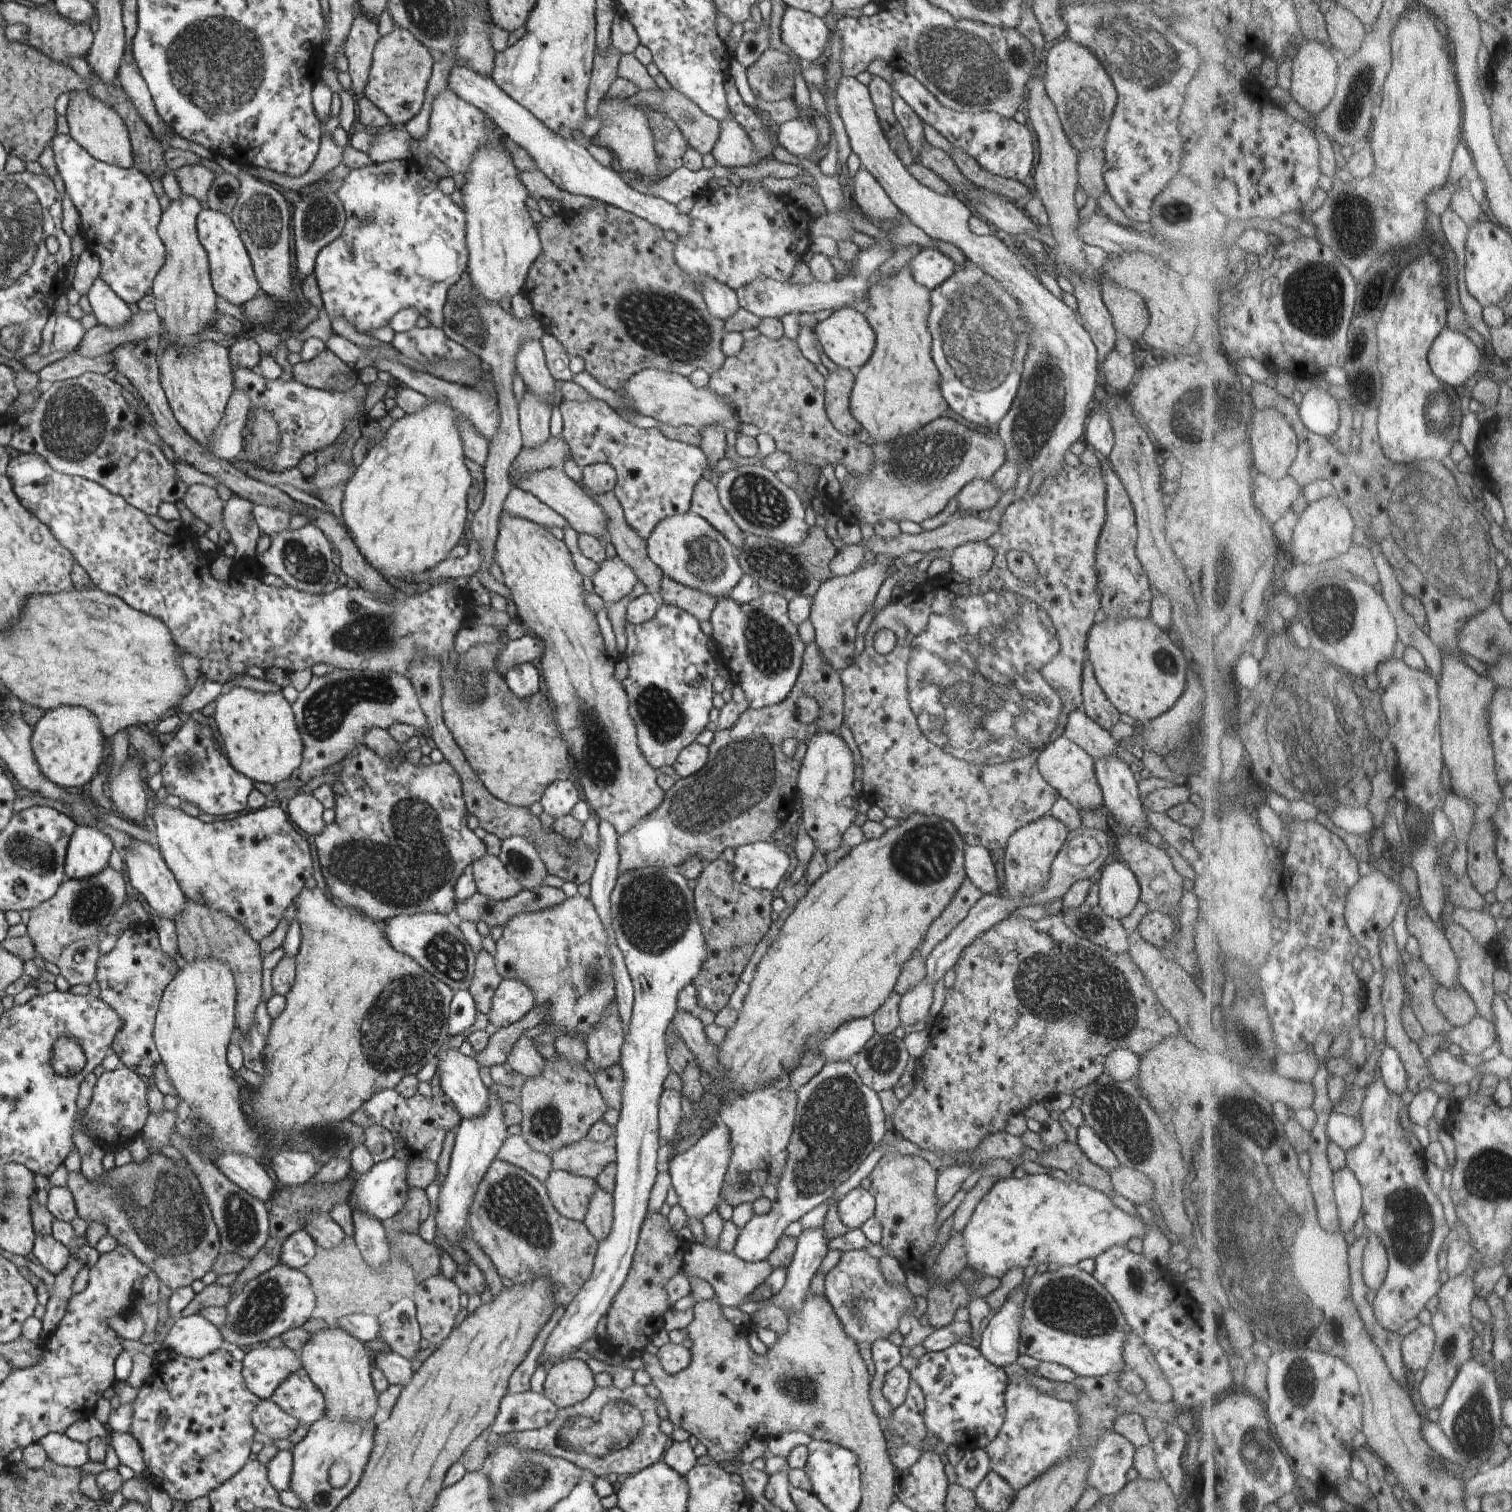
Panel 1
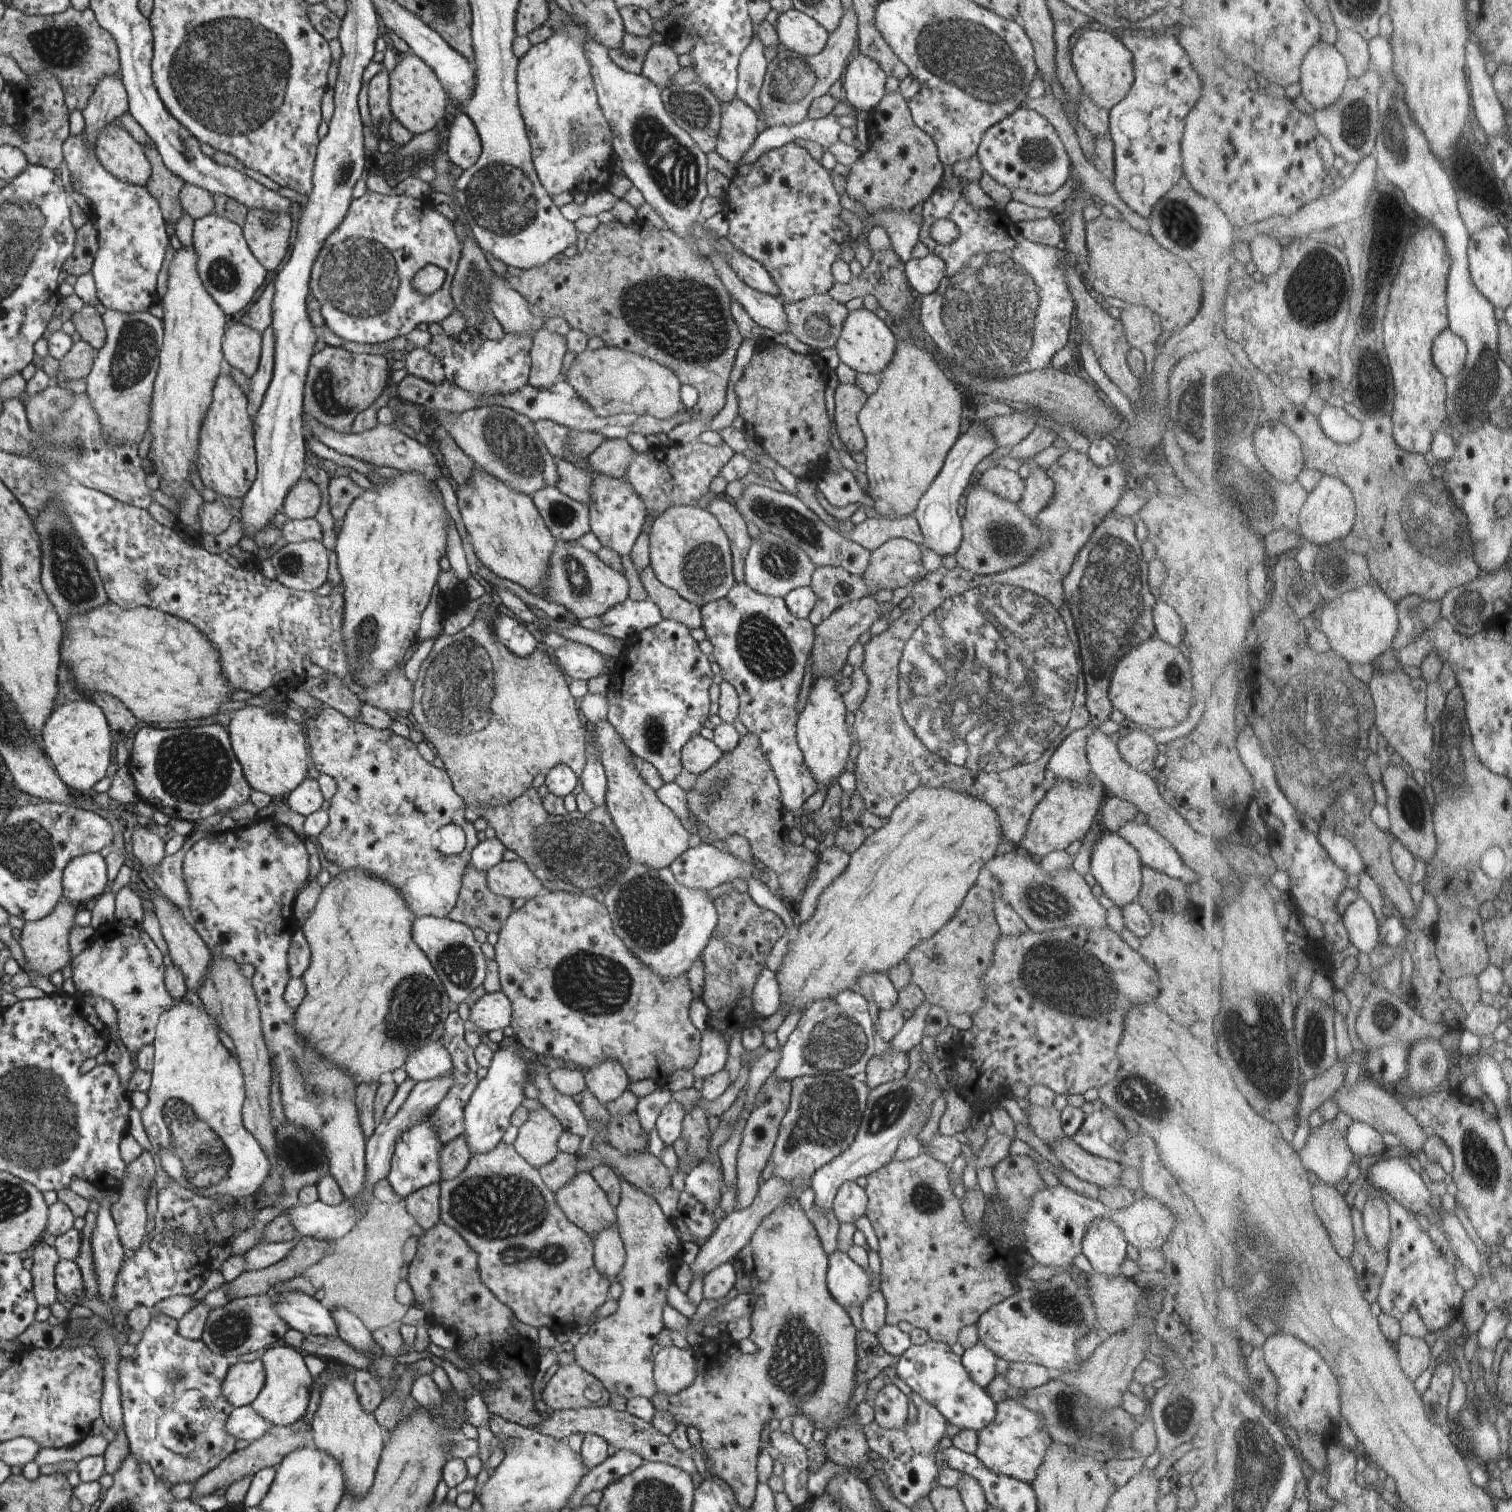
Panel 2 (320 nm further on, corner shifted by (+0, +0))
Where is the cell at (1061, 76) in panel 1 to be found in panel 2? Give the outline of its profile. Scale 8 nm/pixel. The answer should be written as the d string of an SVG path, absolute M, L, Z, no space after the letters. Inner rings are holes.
M1094 26L1086 30L1074 44L1070 55L1082 90L1101 108L1110 111L1120 101L1126 98L1134 82L1133 53L1116 33Z

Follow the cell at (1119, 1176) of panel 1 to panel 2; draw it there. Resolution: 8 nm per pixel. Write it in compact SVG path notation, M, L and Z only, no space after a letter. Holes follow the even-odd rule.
M1062 1137L1058 1139L1055 1144L1048 1144L1053 1153L1055 1153L1056 1158L1060 1160L1062 1166L1068 1172L1072 1172L1074 1176L1077 1176L1080 1180L1085 1180L1088 1182L1093 1182L1099 1187L1109 1187L1112 1185L1120 1185L1120 1173L1125 1167L1122 1163L1116 1161L1109 1161L1108 1159L1103 1159L1089 1152L1086 1152L1081 1146L1078 1146L1074 1142L1073 1137Z

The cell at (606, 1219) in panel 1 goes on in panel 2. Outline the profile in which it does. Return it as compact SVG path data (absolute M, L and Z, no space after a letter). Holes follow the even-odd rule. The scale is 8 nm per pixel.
M618 1228L604 1229L592 1240L595 1267L602 1276L614 1282L625 1263L625 1248Z

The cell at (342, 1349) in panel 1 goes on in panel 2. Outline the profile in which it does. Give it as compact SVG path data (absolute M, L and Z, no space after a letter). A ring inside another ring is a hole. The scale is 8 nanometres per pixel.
M329 1376L328 1382L322 1384L321 1399L313 1413L310 1429L313 1432L315 1447L332 1455L342 1468L346 1480L345 1492L358 1499L364 1498L375 1479L375 1472L381 1457L384 1442L382 1441L382 1427L378 1424L374 1413L369 1413L361 1403L360 1396L354 1384L344 1377Z

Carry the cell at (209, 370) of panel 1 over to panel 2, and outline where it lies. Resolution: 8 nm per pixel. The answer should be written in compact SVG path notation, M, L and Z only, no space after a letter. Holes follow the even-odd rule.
M221 376L217 380L213 388L213 404L201 428L197 468L205 488L214 490L219 499L243 499L257 480L257 432L249 406L246 388L242 388L234 376Z

